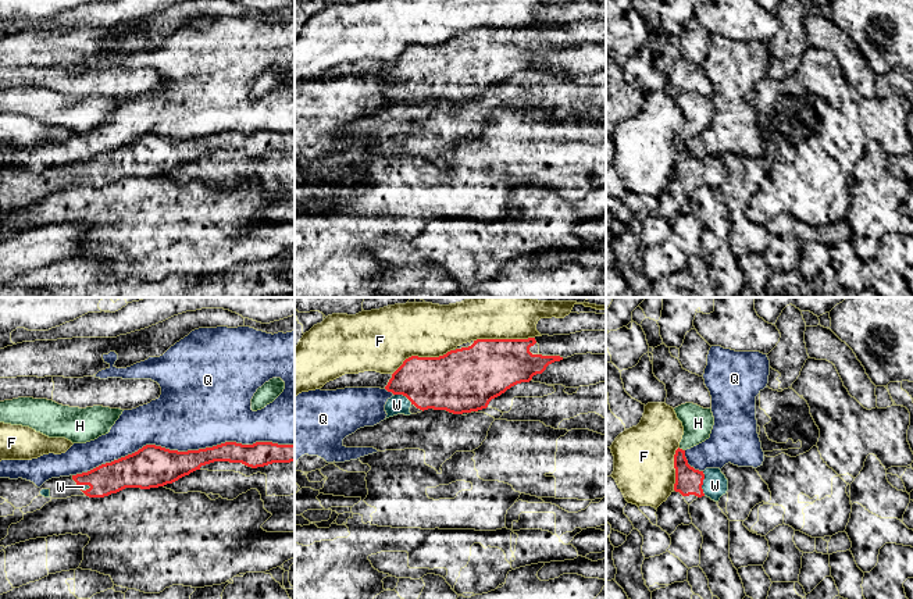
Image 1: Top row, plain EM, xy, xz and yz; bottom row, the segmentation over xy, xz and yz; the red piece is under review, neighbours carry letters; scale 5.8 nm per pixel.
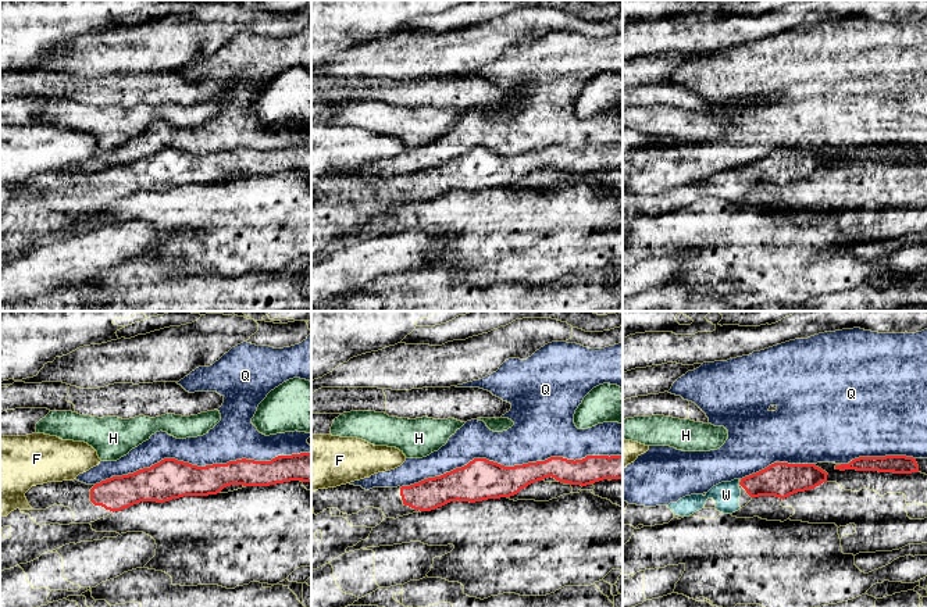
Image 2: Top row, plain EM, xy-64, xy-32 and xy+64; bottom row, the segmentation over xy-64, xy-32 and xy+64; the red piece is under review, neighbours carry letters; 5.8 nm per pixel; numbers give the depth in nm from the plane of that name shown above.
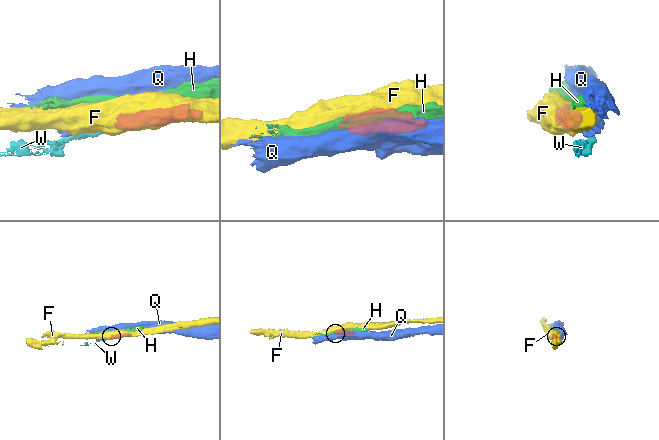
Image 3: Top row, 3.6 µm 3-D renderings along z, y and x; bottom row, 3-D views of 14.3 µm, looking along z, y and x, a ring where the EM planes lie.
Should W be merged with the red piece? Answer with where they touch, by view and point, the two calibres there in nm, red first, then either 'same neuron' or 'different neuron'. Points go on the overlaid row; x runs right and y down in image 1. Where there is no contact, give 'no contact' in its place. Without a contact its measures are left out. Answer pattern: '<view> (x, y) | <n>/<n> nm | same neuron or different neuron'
yz (702, 484) | 160/140 nm | same neuron

